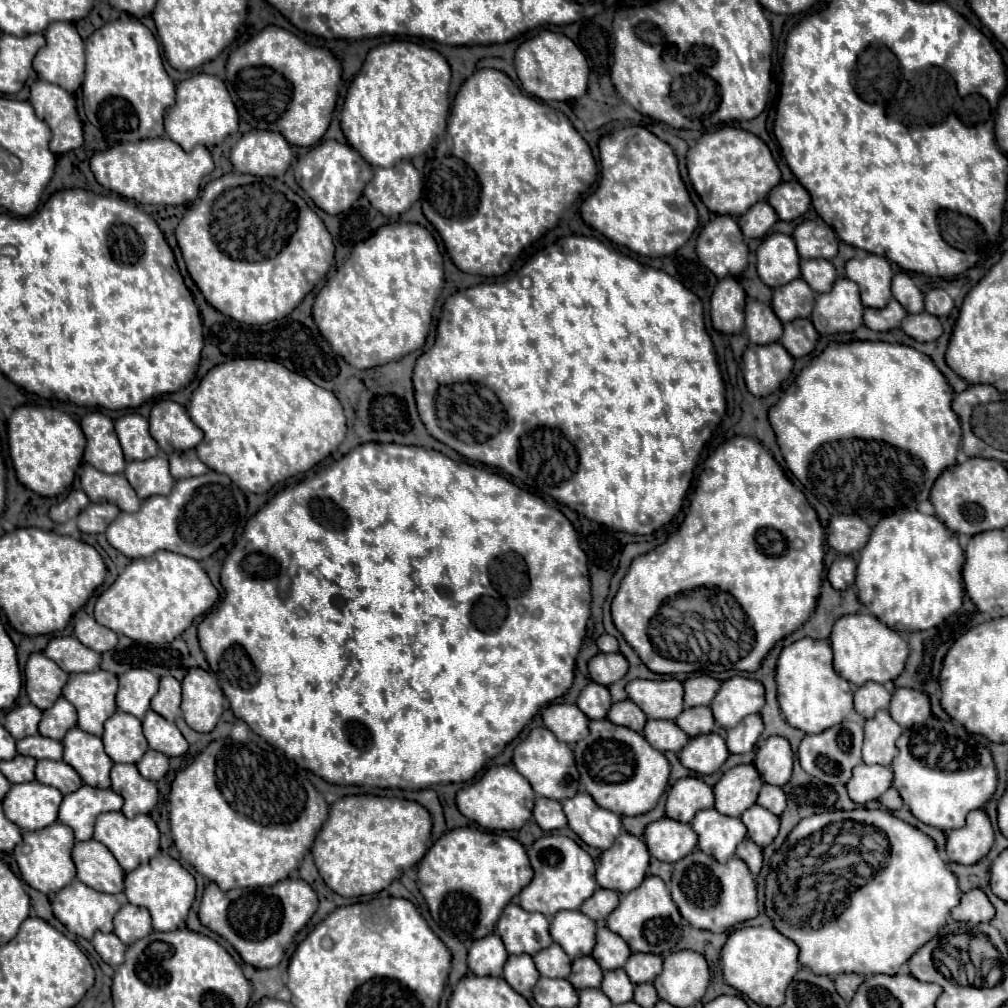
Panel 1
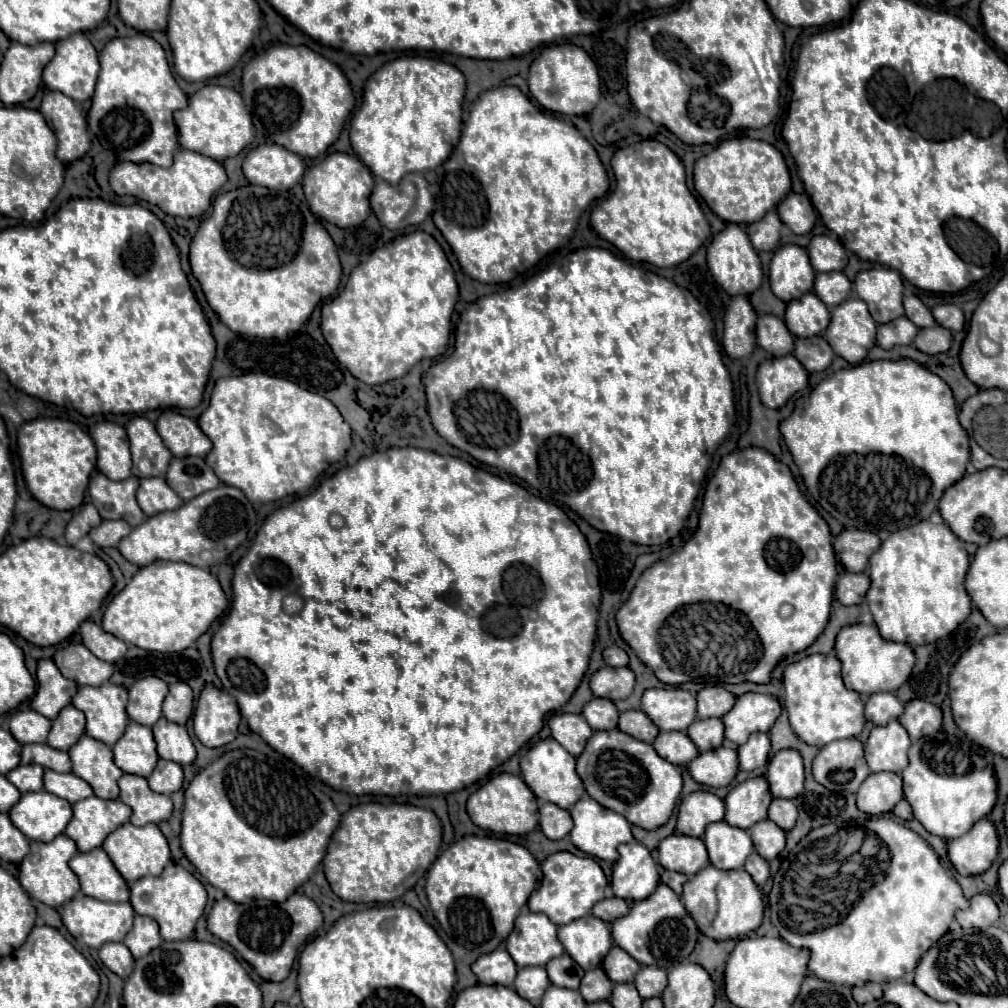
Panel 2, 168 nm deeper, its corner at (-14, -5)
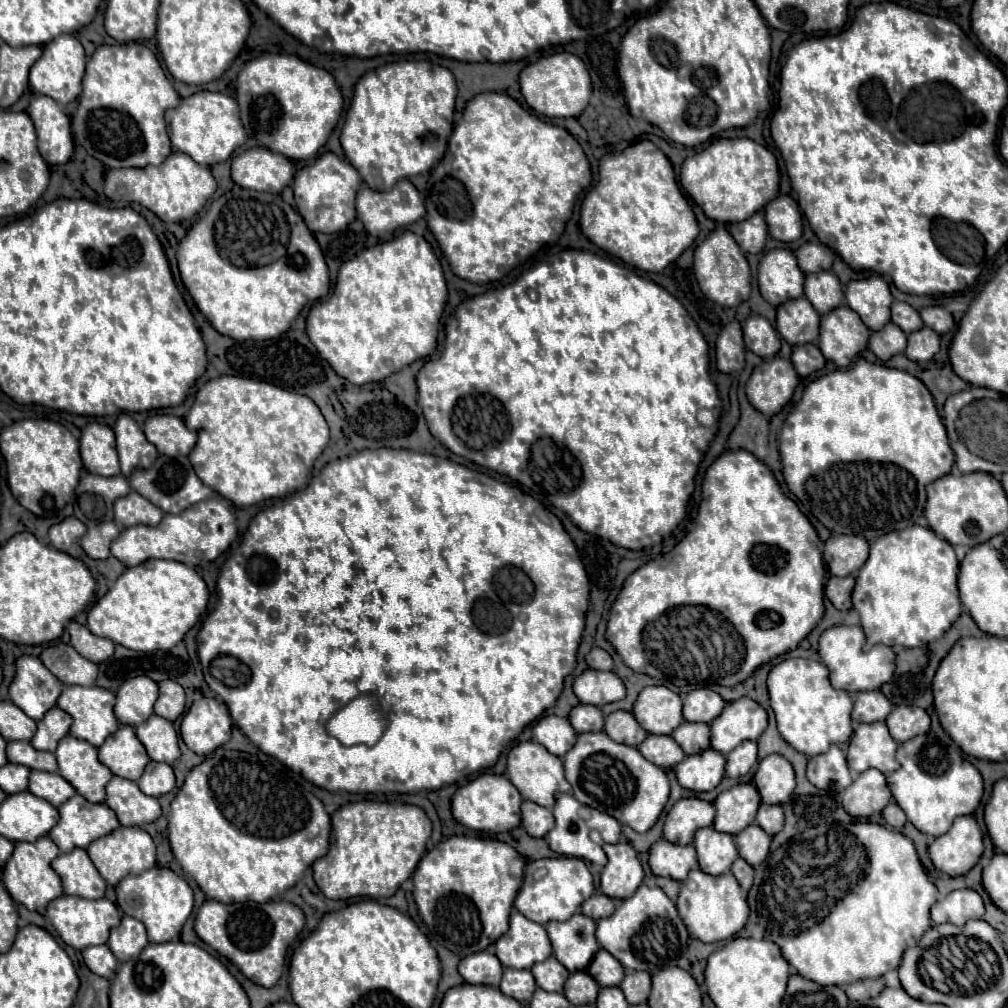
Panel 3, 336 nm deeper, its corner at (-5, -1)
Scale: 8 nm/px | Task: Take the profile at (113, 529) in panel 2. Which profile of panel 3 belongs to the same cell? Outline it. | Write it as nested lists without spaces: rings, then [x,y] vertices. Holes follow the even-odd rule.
[[[106,522],[106,524],[98,524],[98,526],[90,528],[86,532],[86,536],[82,536],[80,542],[90,558],[108,558],[110,544],[114,538],[118,538],[118,534],[120,534],[120,530],[114,524]]]

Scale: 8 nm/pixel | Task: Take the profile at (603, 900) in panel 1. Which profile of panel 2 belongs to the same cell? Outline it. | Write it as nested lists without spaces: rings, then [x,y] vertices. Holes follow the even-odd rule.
[[[617,896],[605,898],[599,904],[593,906],[593,916],[601,918],[603,922],[613,922],[619,916],[625,916],[629,912],[629,906],[625,900],[619,900]]]

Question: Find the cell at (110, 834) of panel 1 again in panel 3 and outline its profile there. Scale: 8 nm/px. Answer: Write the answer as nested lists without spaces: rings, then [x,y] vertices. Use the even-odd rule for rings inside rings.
[[[118,826],[114,832],[94,840],[88,846],[88,856],[94,862],[94,866],[98,868],[98,872],[102,874],[102,878],[116,886],[124,876],[128,874],[142,874],[144,870],[150,870],[152,866],[156,866],[156,844],[150,838],[150,834],[142,828],[122,828]]]

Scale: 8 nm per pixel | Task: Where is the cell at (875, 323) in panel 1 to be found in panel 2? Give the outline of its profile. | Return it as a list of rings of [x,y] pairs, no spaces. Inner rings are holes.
[[[901,316],[899,320],[893,320],[891,324],[877,326],[877,344],[885,350],[891,350],[893,346],[907,346],[917,336],[915,324]]]

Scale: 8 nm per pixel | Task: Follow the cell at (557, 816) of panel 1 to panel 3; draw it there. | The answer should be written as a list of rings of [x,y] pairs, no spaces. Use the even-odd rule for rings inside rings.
[[[530,800],[522,802],[522,826],[526,832],[534,838],[542,838],[554,828],[554,816],[552,810],[542,808],[540,804],[534,804]]]

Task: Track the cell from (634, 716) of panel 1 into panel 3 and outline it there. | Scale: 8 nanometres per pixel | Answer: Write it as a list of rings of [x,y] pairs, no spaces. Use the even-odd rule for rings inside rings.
[[[616,710],[612,714],[606,716],[606,724],[604,724],[604,732],[622,744],[630,744],[630,746],[640,746],[642,740],[646,738],[646,730],[638,724],[638,720],[634,718],[632,712],[626,710]]]

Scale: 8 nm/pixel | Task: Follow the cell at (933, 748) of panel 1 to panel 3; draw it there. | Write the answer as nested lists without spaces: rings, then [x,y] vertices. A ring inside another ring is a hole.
[[[934,734],[916,736],[898,746],[900,768],[888,776],[888,788],[908,820],[924,834],[942,836],[950,830],[956,816],[972,814],[982,800],[982,776],[962,756],[956,744],[944,744]]]

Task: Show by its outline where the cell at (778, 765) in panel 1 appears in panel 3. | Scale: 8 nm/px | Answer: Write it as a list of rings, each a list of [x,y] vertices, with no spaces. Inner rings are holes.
[[[770,754],[760,760],[754,774],[754,786],[758,788],[762,802],[766,804],[784,804],[794,792],[794,768],[792,764],[778,754]]]

